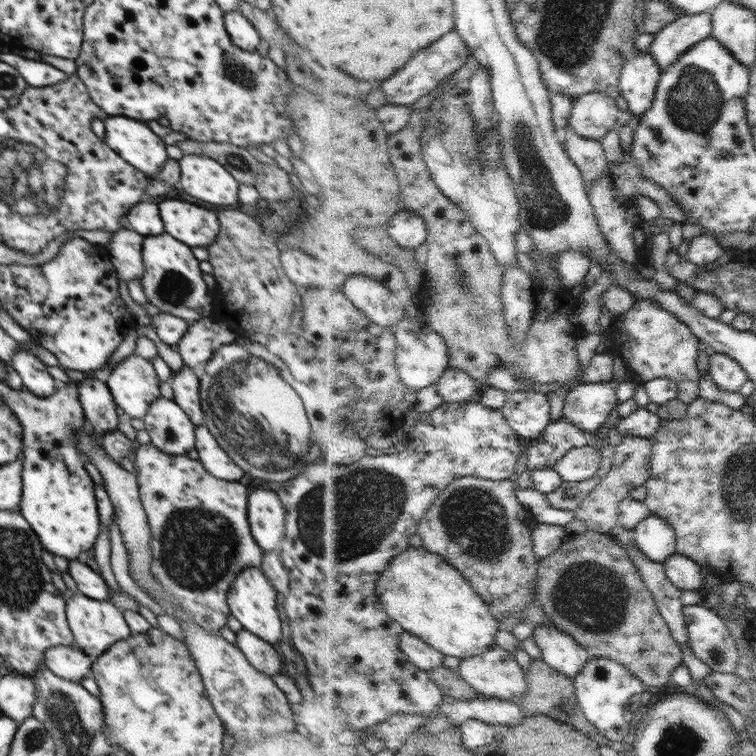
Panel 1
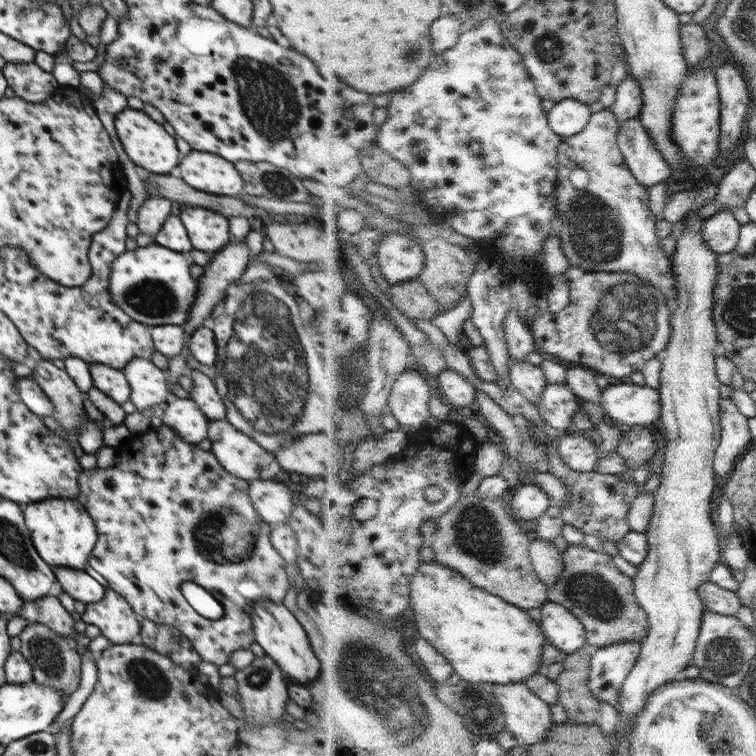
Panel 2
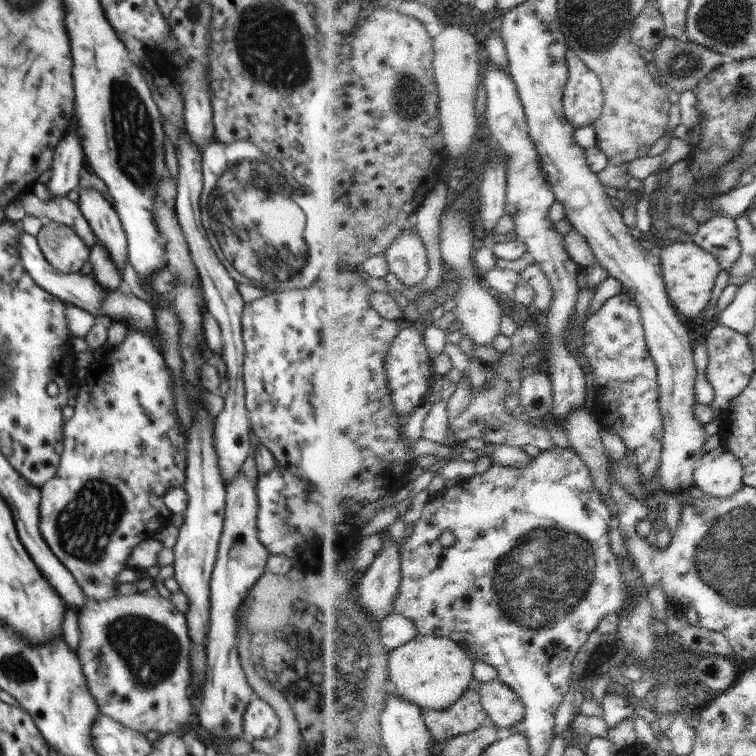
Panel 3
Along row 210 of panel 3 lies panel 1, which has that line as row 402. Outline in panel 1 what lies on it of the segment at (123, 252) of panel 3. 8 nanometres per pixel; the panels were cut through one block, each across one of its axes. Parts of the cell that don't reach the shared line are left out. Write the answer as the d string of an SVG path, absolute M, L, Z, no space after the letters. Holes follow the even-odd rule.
M86 377L78 382L77 390L90 430L100 438L115 431L118 426L117 404L108 385L96 377Z

